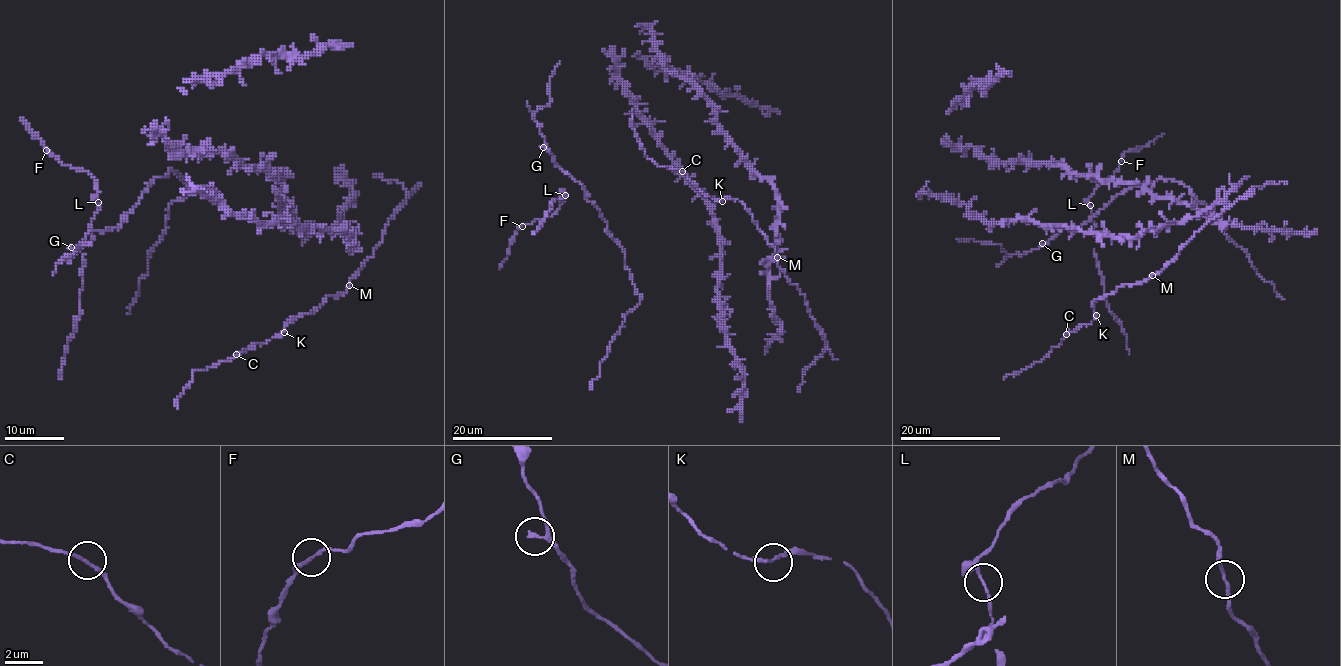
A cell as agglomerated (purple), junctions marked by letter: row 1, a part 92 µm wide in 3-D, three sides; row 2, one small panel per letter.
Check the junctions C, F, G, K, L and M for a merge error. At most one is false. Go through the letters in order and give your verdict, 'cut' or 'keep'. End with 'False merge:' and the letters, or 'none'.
C: keep
F: keep
G: keep
K: keep
L: keep
M: keep
False merge: none

